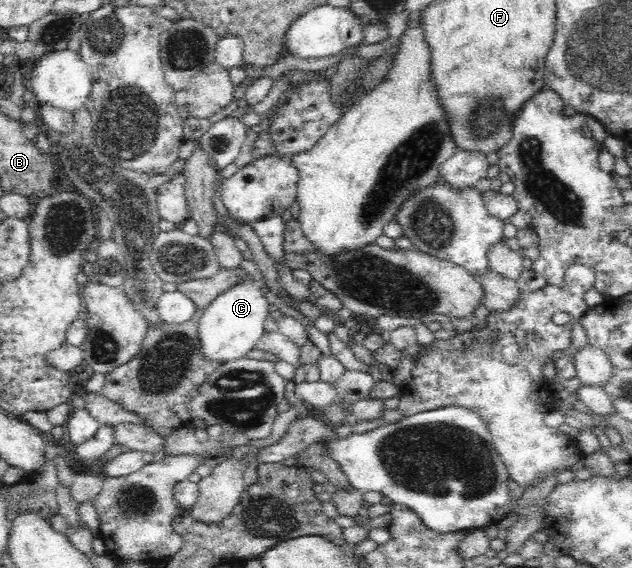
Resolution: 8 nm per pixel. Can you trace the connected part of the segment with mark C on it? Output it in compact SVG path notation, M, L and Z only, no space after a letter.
M249 275L225 292L219 293L209 306L202 309L202 315L198 320L198 339L202 343L203 357L225 364L247 357L247 354L256 347L258 340L266 331L263 322L270 313L268 309L270 304L260 285Z

